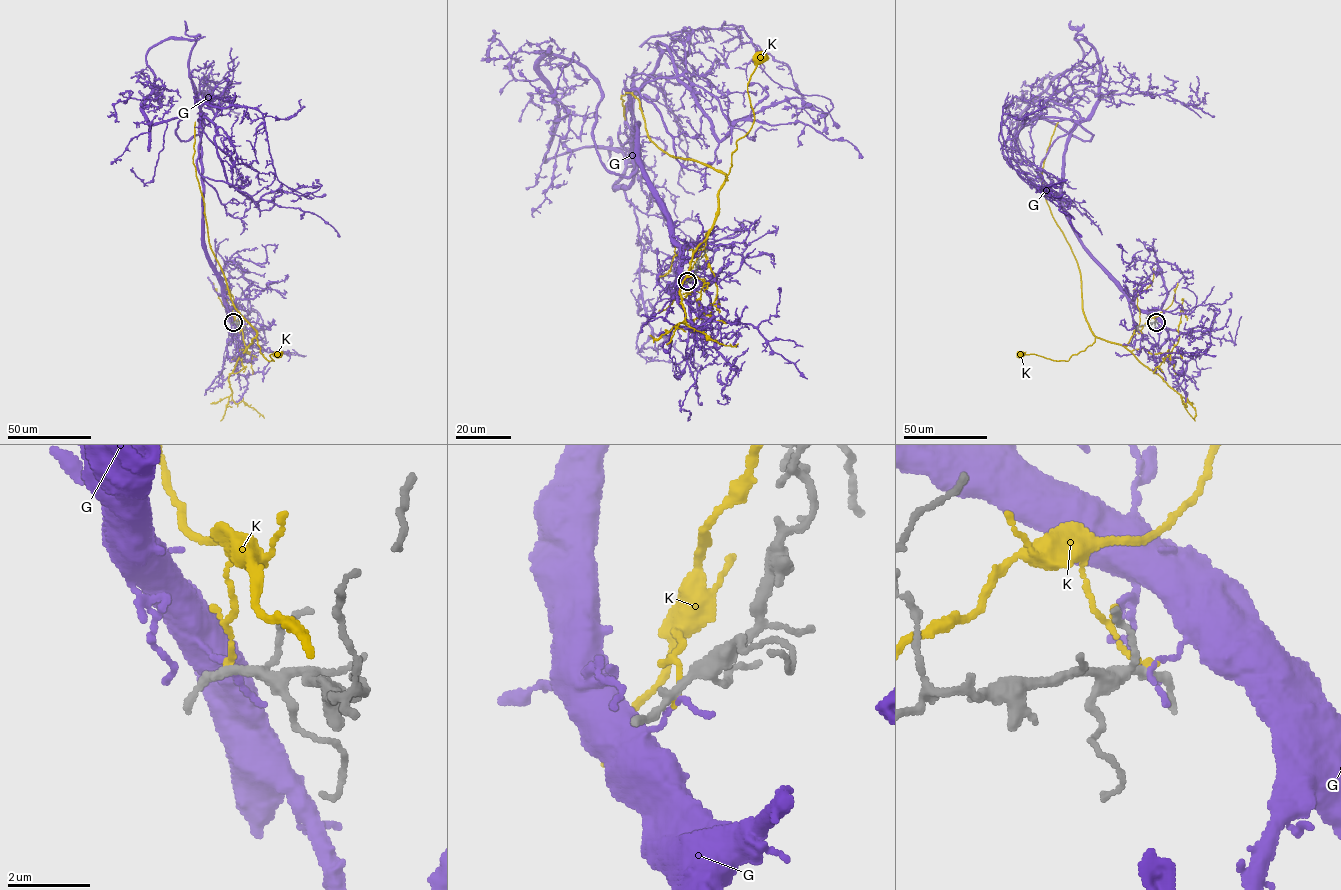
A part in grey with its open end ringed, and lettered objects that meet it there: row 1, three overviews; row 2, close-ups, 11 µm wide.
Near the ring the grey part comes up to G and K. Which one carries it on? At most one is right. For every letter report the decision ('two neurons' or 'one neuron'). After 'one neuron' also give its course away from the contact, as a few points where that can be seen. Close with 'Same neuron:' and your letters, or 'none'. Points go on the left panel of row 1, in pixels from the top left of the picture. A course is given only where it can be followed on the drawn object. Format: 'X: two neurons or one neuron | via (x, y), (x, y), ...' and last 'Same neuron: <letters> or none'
G: two neurons
K: two neurons
Same neuron: none

